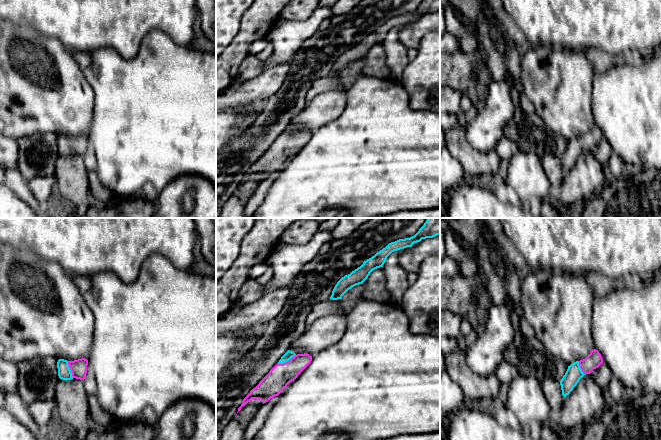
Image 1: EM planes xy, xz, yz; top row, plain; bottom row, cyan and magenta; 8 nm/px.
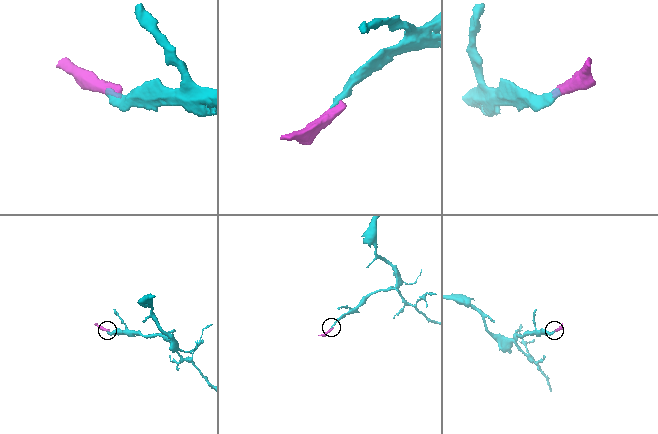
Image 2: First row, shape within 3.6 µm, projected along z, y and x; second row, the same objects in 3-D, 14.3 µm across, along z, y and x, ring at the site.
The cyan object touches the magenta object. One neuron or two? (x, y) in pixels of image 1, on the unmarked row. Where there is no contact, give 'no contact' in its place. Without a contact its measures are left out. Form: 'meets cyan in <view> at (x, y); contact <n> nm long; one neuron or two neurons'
meets cyan in xz at (286, 137); contact 170 nm long; one neuron

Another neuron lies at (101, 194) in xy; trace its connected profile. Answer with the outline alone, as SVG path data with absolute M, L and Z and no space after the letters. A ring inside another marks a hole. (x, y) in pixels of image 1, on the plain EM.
M89 171L88 179L95 202L105 204L116 199L115 194L100 182L95 171Z

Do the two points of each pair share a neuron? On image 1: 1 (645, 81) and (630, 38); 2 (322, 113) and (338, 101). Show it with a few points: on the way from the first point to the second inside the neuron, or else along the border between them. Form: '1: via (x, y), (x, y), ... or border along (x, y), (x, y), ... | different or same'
1: border along (641, 56), (650, 57) | different
2: via (326, 109), (334, 101) | same

